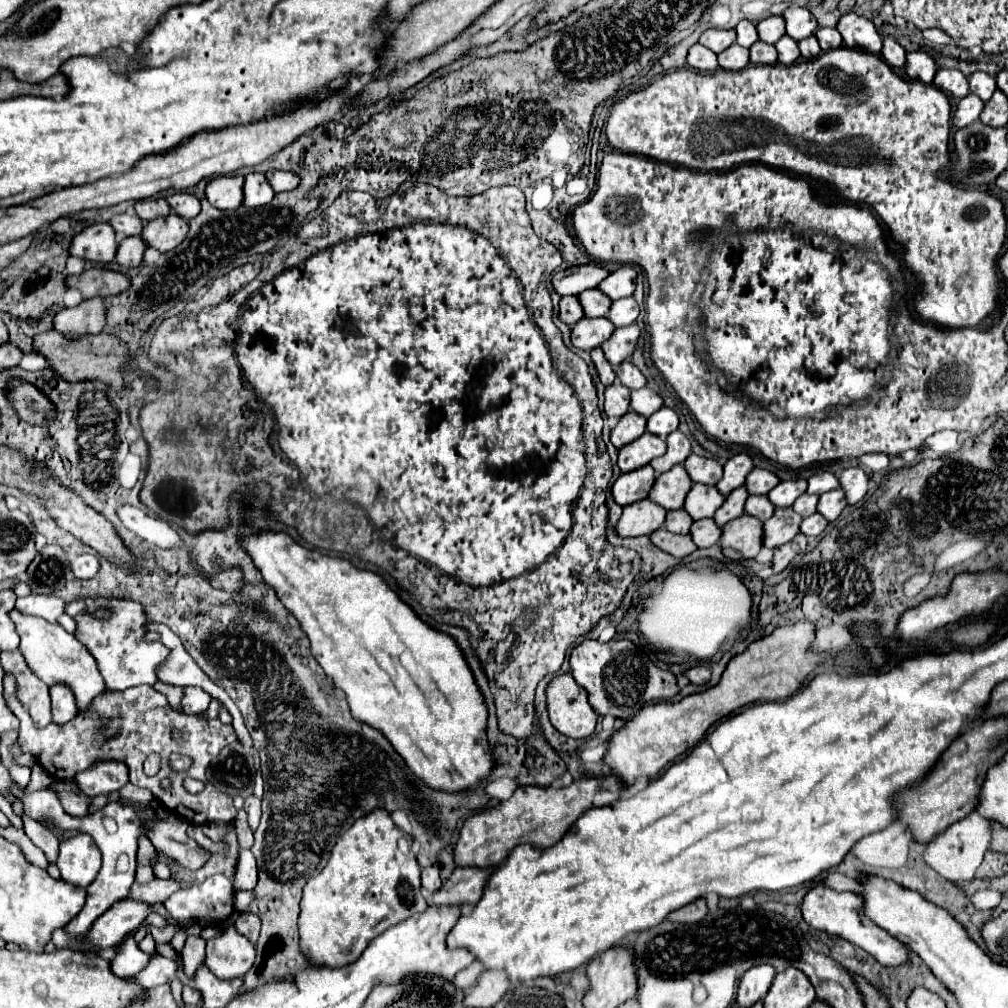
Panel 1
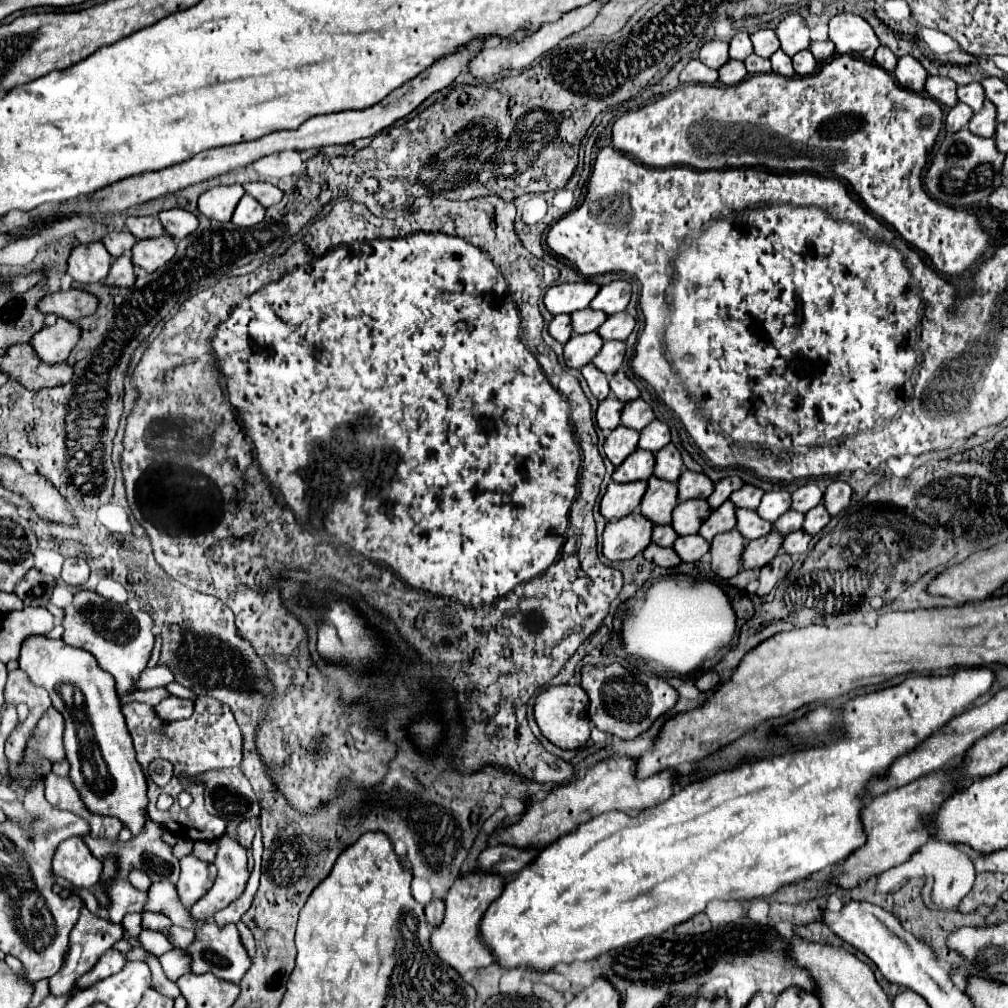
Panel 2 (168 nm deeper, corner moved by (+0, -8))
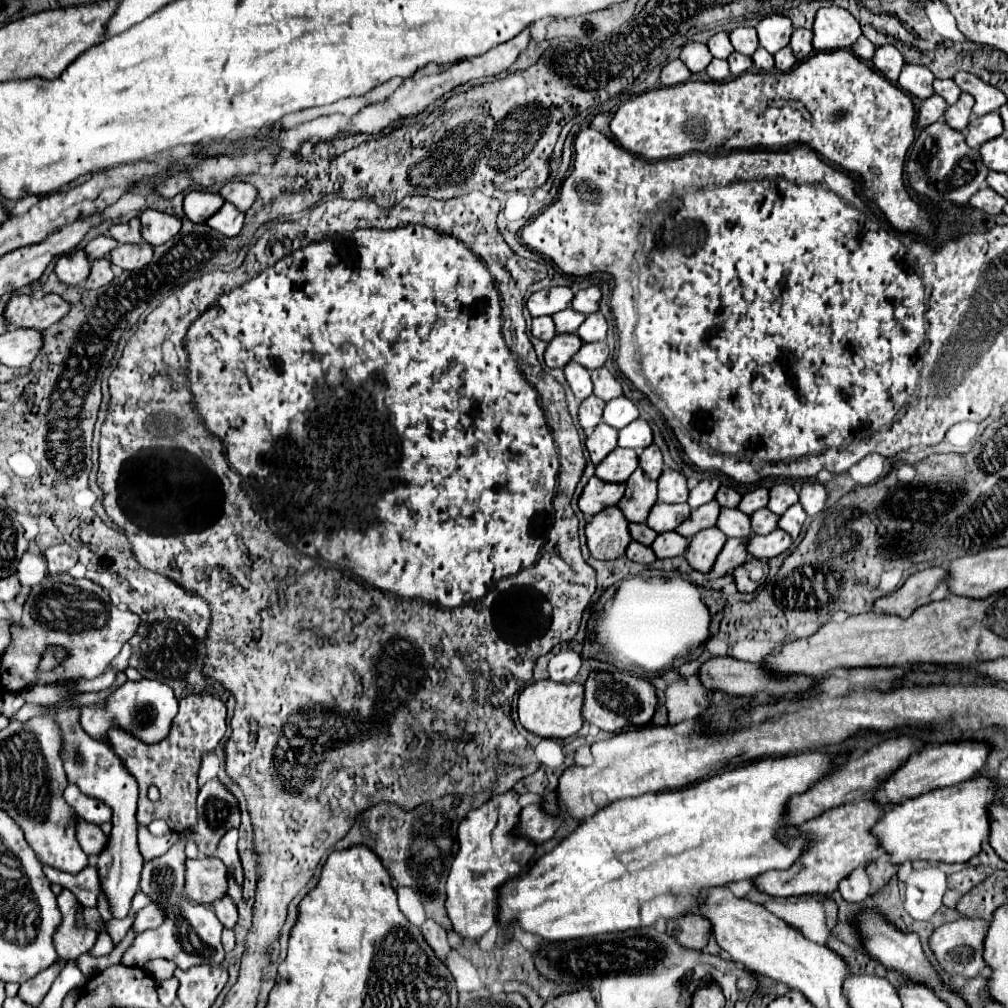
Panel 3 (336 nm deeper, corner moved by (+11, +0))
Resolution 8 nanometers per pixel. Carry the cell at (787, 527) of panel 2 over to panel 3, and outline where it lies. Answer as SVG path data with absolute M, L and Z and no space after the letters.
M761 508L757 512L751 514L751 530L755 534L769 534L777 528L777 514L773 514L771 510L767 508Z

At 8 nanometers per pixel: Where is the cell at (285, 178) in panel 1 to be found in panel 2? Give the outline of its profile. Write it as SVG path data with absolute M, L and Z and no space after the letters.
M250 182L250 184L244 184L244 190L250 196L254 196L264 208L278 204L284 196L284 192L280 188L276 188L274 184L268 184L268 182Z

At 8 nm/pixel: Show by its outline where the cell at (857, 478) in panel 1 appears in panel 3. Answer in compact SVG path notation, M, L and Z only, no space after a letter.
M805 482L799 492L799 504L807 512L807 516L815 516L825 508L827 492L819 482Z

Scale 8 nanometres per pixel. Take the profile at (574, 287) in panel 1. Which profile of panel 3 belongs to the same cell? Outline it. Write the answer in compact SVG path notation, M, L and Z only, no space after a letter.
M553 286L547 290L539 290L529 296L527 310L533 318L537 316L553 316L555 312L561 312L569 306L573 298L573 290L567 286Z

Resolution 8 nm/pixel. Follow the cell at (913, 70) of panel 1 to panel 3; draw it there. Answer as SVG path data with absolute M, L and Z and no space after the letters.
M879 46L873 54L873 66L891 82L895 82L899 78L899 72L903 68L905 60L901 56L901 52L895 46Z

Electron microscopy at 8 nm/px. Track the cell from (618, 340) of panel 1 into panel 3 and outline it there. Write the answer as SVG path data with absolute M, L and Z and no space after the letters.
M591 342L591 344L583 344L571 360L587 370L595 370L605 364L607 356L609 356L609 346L605 342Z

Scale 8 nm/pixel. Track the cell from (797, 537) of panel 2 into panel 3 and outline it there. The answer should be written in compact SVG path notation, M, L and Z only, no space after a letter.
M773 530L773 534L767 536L751 536L747 542L747 552L753 558L769 560L783 554L789 546L791 546L791 538L787 534L781 534L781 530Z

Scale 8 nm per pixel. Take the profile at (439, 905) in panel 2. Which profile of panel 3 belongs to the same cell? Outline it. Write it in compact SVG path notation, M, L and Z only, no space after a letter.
M425 920L425 924L423 924L423 938L433 948L433 952L437 954L437 958L441 962L445 962L447 956L449 956L449 952L451 952L451 946L449 946L445 930L441 930L441 926L437 926L437 922Z

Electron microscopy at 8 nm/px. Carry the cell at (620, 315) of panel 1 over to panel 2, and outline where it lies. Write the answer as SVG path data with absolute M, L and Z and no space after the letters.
M618 312L608 316L608 320L598 330L604 340L626 340L634 330L636 320L628 312Z

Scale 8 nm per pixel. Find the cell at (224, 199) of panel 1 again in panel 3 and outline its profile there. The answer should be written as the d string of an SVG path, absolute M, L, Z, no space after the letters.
M189 192L183 202L183 212L185 212L185 218L189 218L193 224L203 224L221 206L223 206L223 202L221 202L221 198L217 198L217 194Z

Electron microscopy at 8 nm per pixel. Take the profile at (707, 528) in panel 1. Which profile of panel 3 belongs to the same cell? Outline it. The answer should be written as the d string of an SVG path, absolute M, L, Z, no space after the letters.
M665 532L655 538L655 542L651 544L651 550L657 554L659 560L665 560L665 558L681 556L687 550L687 544L689 540L681 538L677 532Z

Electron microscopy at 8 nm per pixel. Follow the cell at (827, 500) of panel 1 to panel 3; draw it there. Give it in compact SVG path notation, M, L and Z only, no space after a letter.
M795 504L793 508L789 508L777 522L777 528L787 532L791 538L797 538L801 528L803 528L803 522L805 522L807 514L805 510L801 510L801 504Z

